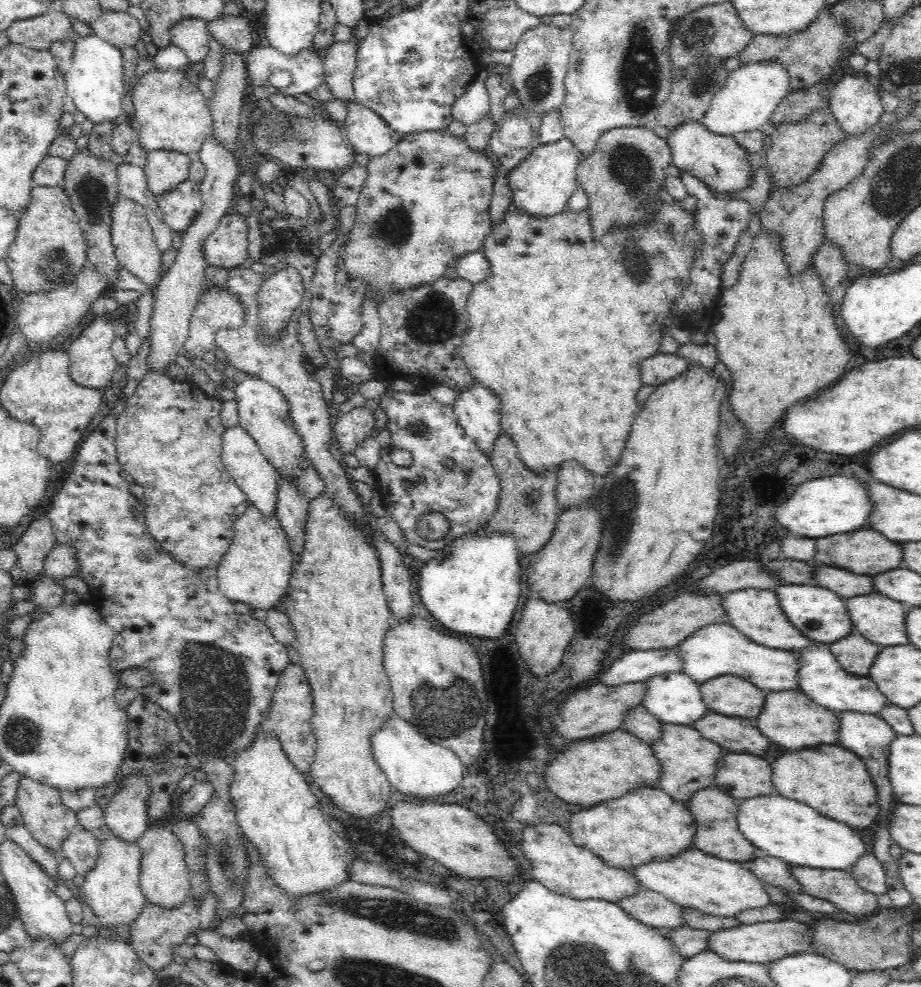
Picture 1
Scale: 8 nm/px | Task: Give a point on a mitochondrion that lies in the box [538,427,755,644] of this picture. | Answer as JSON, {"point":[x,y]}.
{"point":[623,497]}

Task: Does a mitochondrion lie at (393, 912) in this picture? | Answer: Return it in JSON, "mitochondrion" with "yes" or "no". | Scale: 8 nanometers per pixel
{"mitochondrion":"yes"}

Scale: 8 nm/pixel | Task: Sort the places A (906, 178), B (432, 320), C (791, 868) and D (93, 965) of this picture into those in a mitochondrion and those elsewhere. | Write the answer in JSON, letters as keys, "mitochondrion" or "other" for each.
{"A":"mitochondrion","B":"mitochondrion","C":"other","D":"mitochondrion"}

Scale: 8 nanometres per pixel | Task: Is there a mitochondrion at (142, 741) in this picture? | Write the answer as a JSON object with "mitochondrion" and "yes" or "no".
{"mitochondrion":"no"}

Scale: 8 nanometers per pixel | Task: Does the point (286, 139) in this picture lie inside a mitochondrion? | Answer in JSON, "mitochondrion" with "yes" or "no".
{"mitochondrion":"yes"}

